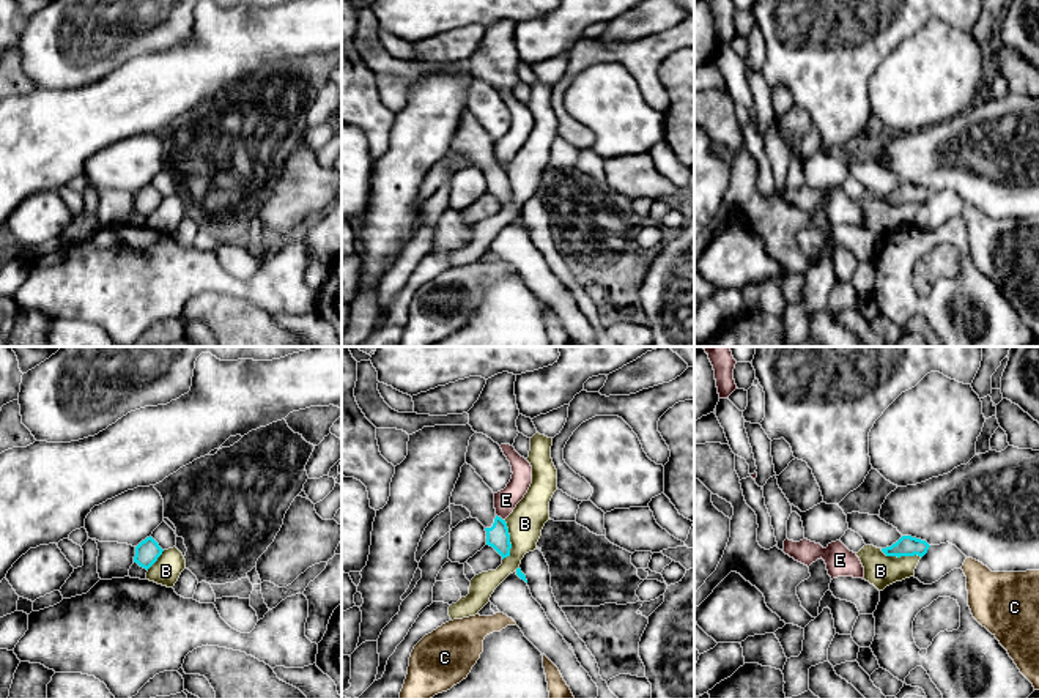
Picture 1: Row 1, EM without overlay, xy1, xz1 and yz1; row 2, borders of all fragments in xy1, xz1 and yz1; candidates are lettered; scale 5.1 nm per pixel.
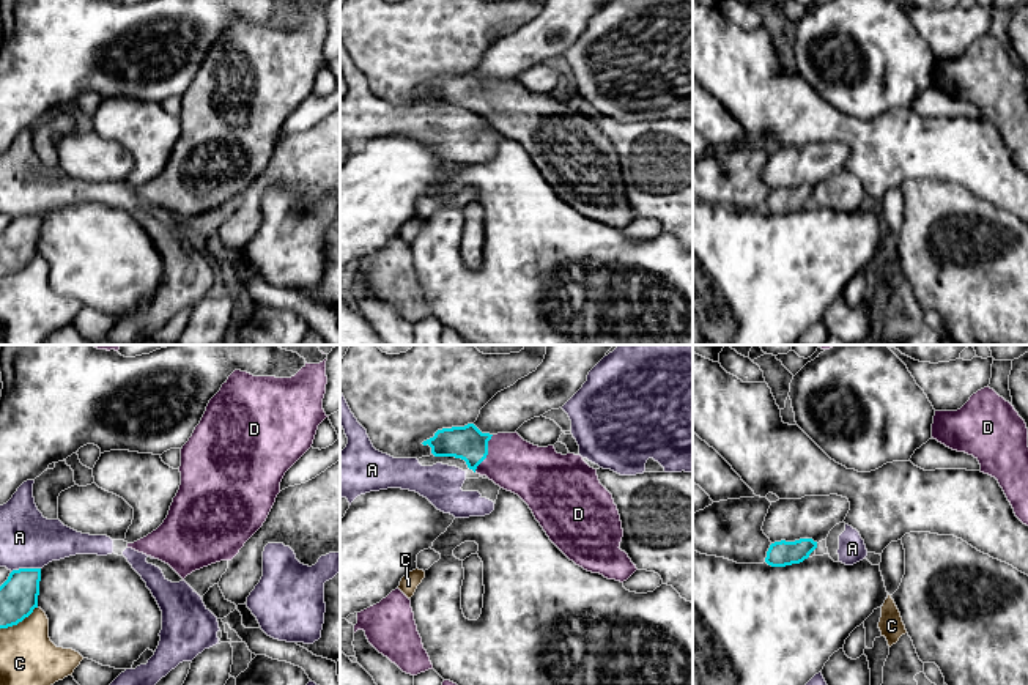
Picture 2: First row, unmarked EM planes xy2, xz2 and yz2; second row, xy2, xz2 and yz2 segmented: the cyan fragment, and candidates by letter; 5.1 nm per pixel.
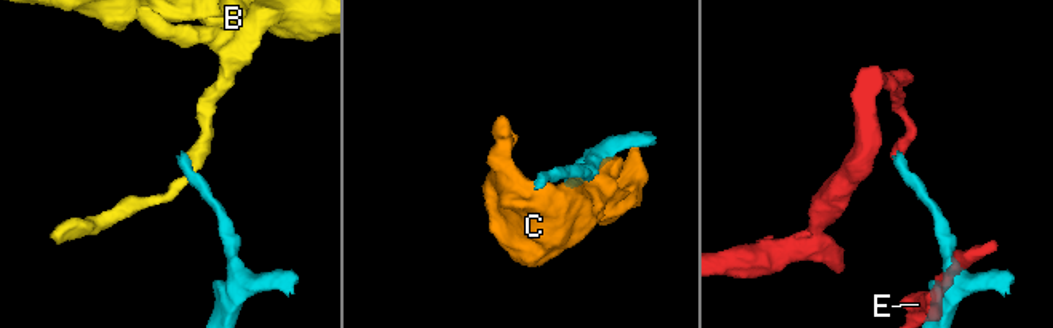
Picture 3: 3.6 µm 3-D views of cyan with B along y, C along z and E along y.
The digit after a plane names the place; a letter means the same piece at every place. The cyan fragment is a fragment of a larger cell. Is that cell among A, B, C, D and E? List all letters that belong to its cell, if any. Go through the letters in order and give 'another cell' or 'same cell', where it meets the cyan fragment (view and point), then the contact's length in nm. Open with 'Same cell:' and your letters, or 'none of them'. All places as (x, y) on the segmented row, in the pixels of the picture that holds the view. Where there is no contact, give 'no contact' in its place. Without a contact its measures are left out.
Same cell: D
A: another cell; contact xy2 (25, 569); length 150 nm
B: another cell; contact xz1 (509, 541); length 200 nm
C: another cell; contact xy2 (18, 622); length 220 nm
D: same cell; contact xz2 (487, 454); length 220 nm
E: another cell; contact xz1 (499, 517); length 60 nm

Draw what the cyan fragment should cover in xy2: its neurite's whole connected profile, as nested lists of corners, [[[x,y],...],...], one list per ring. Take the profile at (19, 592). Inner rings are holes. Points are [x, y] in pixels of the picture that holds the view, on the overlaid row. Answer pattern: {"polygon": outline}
{"polygon": [[[41,568],[13,570],[0,586],[0,628],[17,625],[38,608]]]}

